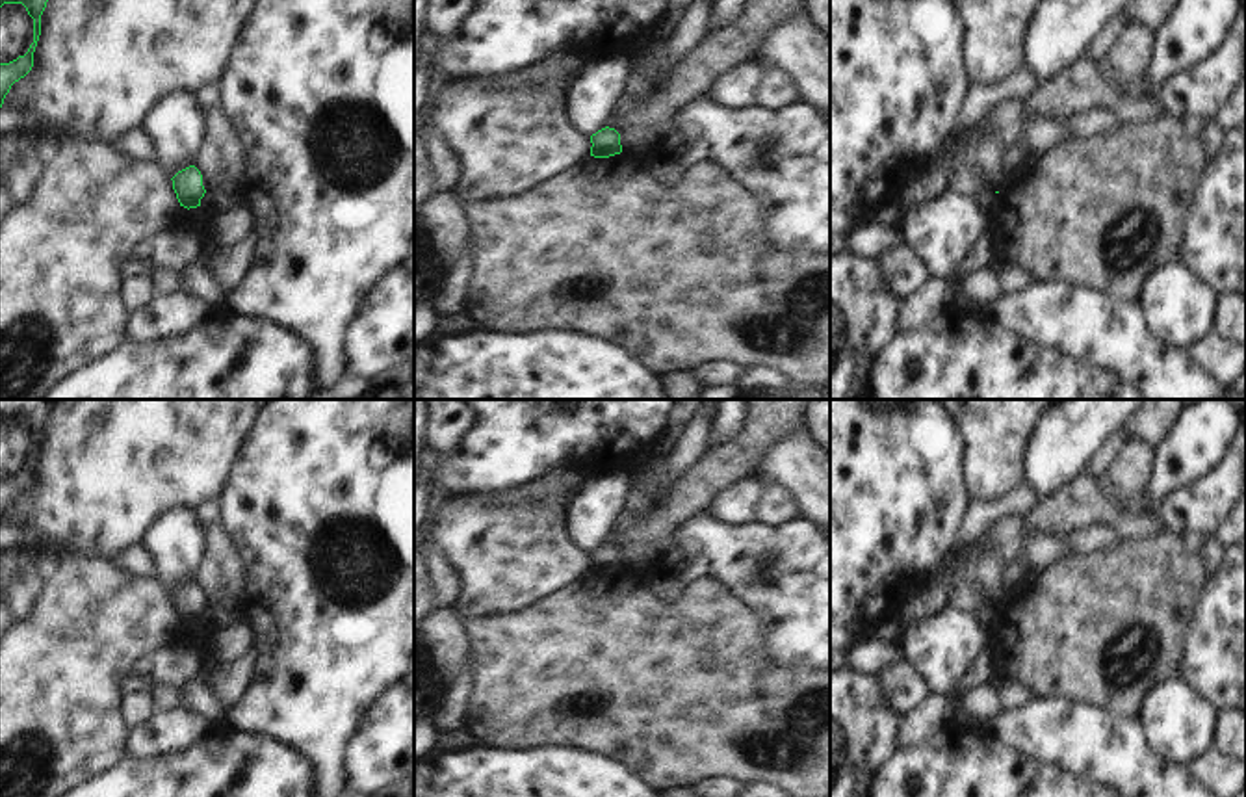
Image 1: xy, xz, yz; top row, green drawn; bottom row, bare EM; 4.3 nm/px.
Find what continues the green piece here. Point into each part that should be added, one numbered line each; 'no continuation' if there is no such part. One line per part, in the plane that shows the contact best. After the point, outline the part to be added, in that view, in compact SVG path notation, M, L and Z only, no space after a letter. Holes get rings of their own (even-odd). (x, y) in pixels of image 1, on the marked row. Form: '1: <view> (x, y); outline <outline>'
no continuation

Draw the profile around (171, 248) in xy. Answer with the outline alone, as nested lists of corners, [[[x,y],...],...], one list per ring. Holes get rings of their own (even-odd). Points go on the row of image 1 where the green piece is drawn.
[[[175,225],[150,236],[150,264],[154,269],[180,271],[186,266],[208,266],[217,243],[206,232],[182,230]]]

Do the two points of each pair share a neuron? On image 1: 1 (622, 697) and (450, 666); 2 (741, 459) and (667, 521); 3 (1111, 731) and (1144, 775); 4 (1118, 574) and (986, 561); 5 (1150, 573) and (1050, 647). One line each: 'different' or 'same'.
1: different
2: same
3: same
4: different
5: same

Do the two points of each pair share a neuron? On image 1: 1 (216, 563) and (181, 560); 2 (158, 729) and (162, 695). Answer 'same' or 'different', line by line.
1: different
2: different

